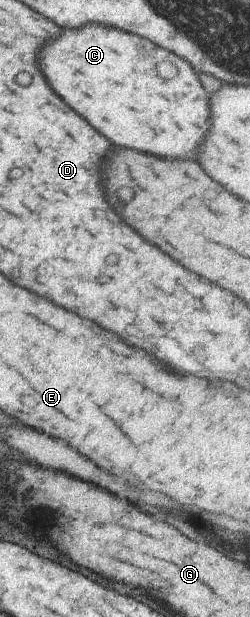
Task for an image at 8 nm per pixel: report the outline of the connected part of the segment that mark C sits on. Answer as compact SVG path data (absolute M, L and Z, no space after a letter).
M81 27L61 29L55 41L49 41L39 51L39 71L47 85L57 93L67 107L83 117L95 131L119 147L137 149L151 155L185 159L193 157L193 149L199 145L207 129L207 93L203 91L197 75L182 57L155 47L139 35L127 31L115 31L113 27Z

